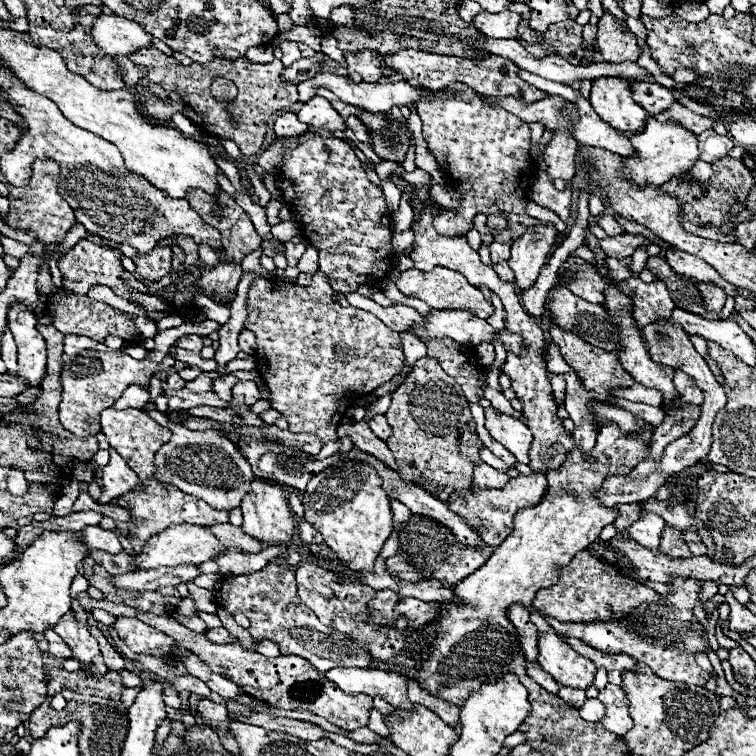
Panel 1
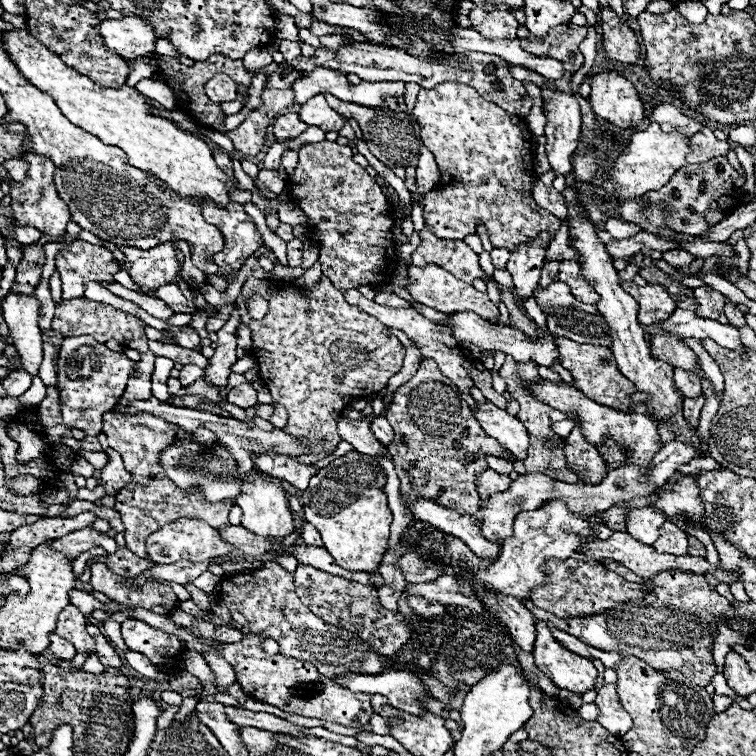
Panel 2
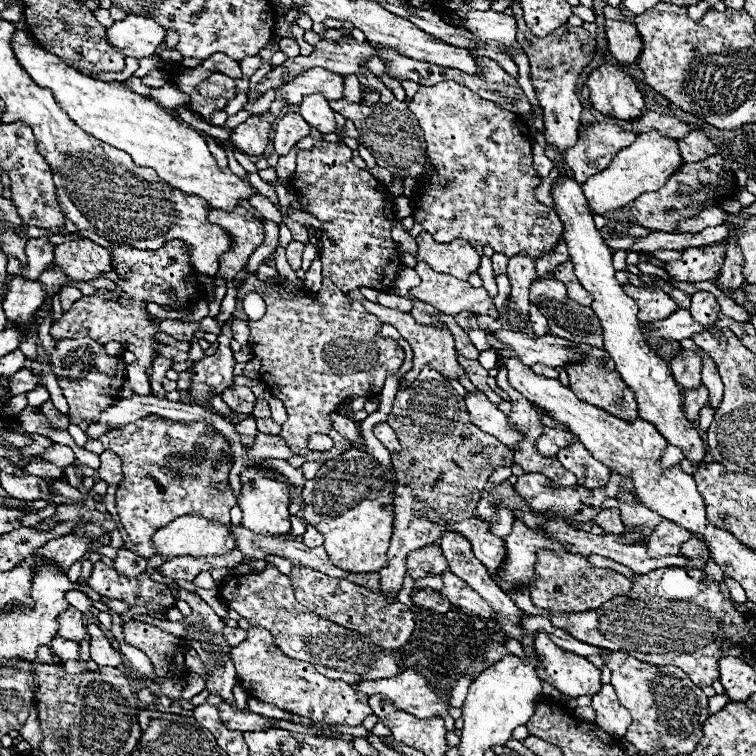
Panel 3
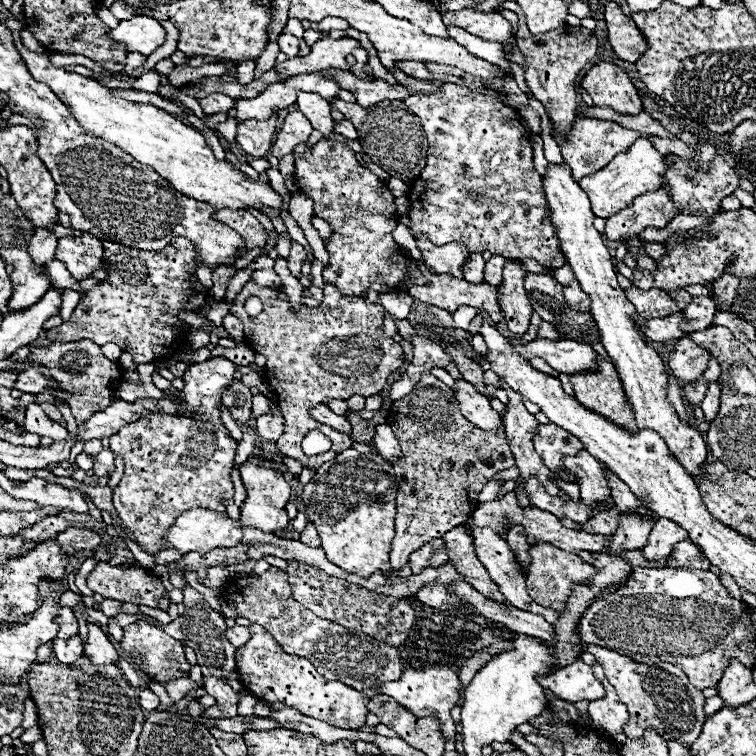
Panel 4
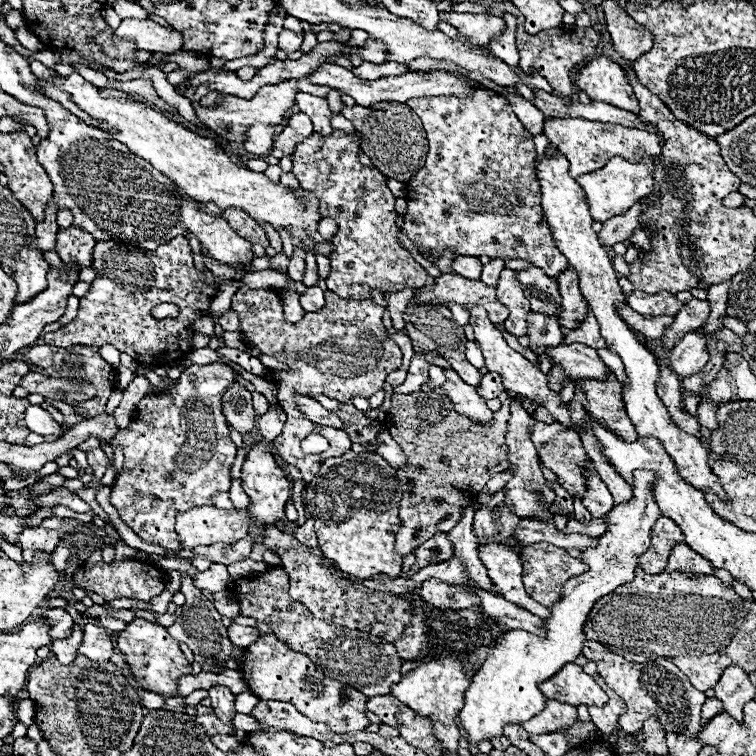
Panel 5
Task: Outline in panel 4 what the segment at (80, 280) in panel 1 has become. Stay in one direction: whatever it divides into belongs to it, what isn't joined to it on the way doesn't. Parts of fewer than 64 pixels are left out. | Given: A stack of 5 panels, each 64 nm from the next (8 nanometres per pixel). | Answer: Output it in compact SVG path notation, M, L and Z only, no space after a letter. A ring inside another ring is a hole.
M90 234L66 236L58 240L56 260L64 262L64 266L76 280L84 280L90 278L94 270L102 268L104 248L102 242ZM64 290L62 292L62 306L60 306L62 320L68 320L72 316L74 308L78 306L78 300L80 300L80 294L76 290Z

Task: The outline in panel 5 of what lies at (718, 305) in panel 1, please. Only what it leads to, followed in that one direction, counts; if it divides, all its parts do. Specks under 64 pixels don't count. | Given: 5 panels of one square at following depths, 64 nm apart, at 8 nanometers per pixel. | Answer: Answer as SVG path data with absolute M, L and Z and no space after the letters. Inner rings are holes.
M690 300L690 304L686 304L682 308L682 312L676 314L676 320L674 324L666 330L664 338L662 338L662 346L672 350L672 346L686 334L686 332L692 332L692 330L698 330L706 324L710 316L710 304L708 300Z

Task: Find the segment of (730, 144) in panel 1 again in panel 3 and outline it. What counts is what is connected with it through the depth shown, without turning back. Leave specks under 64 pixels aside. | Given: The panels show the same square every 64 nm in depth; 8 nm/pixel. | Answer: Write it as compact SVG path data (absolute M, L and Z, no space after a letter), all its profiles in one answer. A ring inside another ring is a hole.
M700 130L690 132L678 144L680 144L680 152L682 152L684 162L702 162L706 156L712 156L712 154L720 154L722 152L720 146L716 146L712 142L712 138L708 138Z

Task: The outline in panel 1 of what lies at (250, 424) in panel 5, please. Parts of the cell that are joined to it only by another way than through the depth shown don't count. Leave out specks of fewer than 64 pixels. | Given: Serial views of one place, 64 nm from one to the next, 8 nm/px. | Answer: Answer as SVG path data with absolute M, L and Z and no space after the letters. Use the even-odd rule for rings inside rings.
M240 380L234 388L232 388L232 396L236 396L238 400L242 400L244 404L254 404L256 400L260 400L260 392L258 386L252 380Z

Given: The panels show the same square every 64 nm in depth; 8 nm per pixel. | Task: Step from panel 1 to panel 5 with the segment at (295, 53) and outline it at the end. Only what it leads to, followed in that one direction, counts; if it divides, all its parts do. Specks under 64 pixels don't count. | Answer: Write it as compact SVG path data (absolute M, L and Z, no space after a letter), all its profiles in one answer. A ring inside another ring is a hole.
M290 30L280 32L280 36L278 36L278 48L280 48L280 50L284 50L286 54L292 54L292 52L296 52L300 46L302 46L302 36L300 36L300 34L294 34L294 32L290 32Z

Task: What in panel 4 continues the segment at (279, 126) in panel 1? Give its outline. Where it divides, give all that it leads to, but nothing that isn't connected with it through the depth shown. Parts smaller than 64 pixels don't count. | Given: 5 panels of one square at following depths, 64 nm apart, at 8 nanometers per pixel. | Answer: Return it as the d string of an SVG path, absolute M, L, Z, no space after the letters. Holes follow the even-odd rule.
M290 112L286 118L284 118L284 124L274 140L274 146L272 146L272 156L276 158L282 158L286 154L290 154L298 144L306 142L308 136L312 134L312 126L310 122L302 116L302 112Z

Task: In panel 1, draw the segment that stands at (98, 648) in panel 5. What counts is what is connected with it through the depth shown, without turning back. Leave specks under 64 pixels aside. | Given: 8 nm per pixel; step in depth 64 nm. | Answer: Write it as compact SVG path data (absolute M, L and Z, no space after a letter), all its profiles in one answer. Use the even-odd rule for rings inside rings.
M92 626L90 628L90 634L100 642L100 648L102 648L102 656L104 656L104 662L106 662L106 666L110 668L110 670L122 670L124 668L124 658L110 646L110 642L102 636L102 632L96 628L96 626Z

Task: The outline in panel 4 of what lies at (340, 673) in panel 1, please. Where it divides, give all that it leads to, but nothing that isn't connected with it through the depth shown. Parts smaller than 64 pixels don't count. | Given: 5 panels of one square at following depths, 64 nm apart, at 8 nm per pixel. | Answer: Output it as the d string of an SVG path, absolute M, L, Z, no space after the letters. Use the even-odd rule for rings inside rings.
M426 666L424 670L408 668L408 670L404 670L404 674L398 680L380 684L380 694L394 698L400 706L410 710L418 718L432 716L432 718L442 720L444 736L454 738L456 726L454 726L454 720L450 716L450 710L458 702L458 688L460 688L460 680L458 680L458 674L452 668L448 668L448 666Z

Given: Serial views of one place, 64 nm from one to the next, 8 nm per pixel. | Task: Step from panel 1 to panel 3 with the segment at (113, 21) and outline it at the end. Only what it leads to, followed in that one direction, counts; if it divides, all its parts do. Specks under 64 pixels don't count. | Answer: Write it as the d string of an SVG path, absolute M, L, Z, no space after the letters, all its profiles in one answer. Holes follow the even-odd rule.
M128 14L124 20L114 22L106 28L106 38L110 46L118 48L124 56L150 58L158 44L164 42L166 30L160 28L154 20Z

